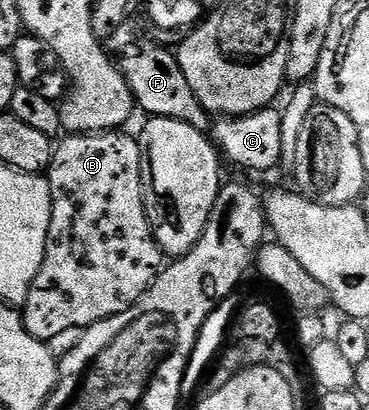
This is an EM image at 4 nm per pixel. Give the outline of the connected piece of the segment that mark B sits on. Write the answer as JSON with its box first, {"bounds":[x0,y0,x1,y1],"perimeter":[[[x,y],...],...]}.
{"bounds":[23,131,167,343],"perimeter":[[[106,131],[103,133],[75,133],[64,138],[66,141],[53,150],[53,161],[47,170],[47,180],[51,187],[51,227],[47,235],[47,251],[43,259],[43,267],[39,267],[39,275],[35,275],[35,283],[31,283],[31,291],[23,306],[23,316],[27,331],[35,339],[53,343],[56,337],[69,333],[72,329],[84,331],[91,325],[111,319],[123,311],[127,311],[148,289],[153,286],[161,270],[166,268],[167,258],[162,253],[159,243],[153,234],[149,216],[145,210],[145,155],[141,142],[136,136],[128,137],[125,131]]]}

